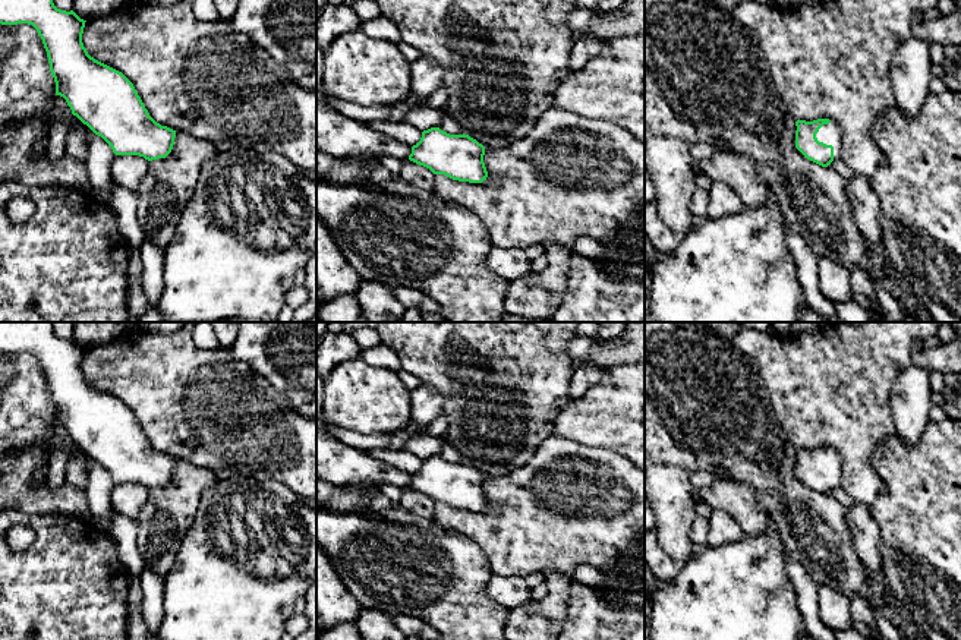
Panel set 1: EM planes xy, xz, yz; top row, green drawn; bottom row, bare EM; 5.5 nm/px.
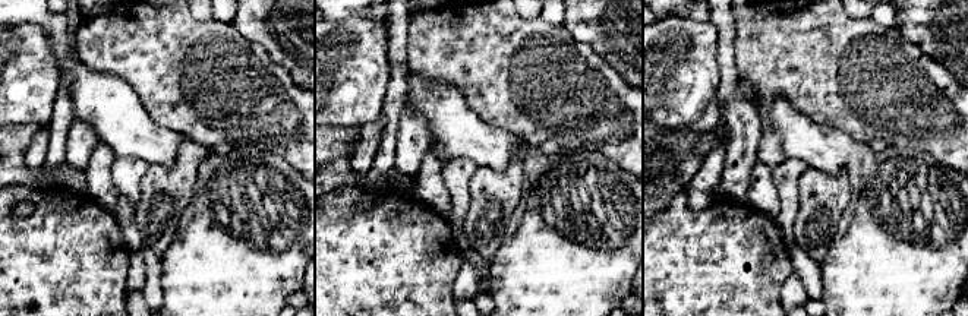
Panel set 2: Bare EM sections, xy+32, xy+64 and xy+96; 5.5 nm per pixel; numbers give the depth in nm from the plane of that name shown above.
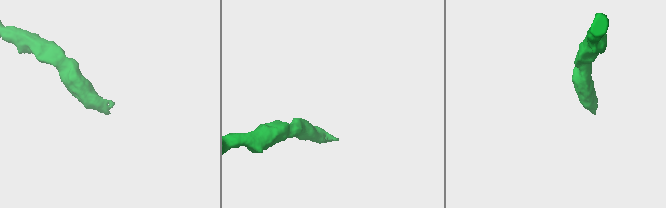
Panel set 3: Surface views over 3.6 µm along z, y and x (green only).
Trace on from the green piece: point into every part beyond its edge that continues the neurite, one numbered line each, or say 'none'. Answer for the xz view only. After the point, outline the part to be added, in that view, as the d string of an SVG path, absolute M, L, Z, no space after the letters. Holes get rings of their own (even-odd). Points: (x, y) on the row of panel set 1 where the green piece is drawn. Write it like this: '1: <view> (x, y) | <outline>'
none

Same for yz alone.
1: yz (829, 134) | M834 122L823 124L816 133L819 142L834 146L834 161L841 158L841 130Z

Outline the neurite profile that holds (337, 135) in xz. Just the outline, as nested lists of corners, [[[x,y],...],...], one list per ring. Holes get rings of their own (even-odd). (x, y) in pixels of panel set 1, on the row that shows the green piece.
[[[316,105],[316,148],[333,157],[397,157],[406,160],[412,145],[387,136],[368,122],[350,119],[330,105]]]

